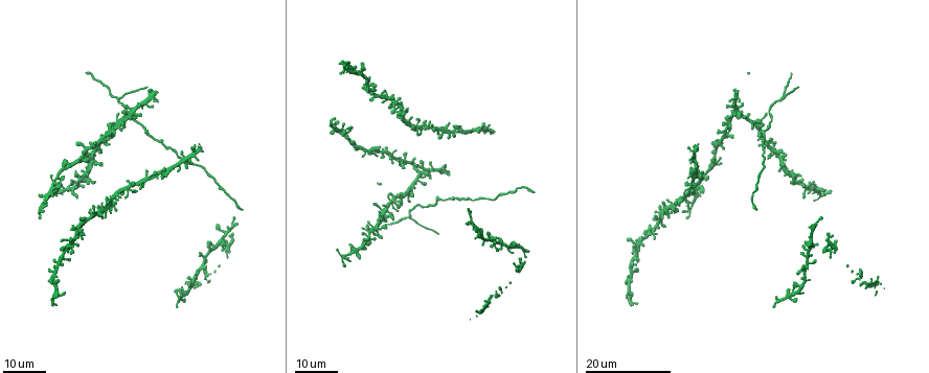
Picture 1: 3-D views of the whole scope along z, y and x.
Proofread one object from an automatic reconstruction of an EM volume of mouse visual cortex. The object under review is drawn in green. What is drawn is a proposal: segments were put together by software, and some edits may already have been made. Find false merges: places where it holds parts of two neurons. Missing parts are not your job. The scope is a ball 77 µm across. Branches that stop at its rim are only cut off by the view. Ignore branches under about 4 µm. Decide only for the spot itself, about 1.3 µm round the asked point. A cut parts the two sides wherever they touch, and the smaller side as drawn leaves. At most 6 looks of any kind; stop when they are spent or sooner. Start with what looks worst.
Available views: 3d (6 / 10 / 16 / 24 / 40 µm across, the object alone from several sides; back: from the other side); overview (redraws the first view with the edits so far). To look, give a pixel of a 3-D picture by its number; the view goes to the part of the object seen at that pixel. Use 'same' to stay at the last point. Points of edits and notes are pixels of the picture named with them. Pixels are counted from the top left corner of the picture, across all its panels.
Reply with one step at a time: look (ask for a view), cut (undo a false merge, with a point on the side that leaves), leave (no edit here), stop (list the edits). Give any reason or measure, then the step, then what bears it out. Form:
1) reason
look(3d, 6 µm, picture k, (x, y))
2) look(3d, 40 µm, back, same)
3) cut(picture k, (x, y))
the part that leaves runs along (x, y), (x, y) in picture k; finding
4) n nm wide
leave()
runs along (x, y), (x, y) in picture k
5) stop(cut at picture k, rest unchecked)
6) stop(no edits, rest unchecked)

look(3d, 16 µm, picture 1, (218, 245))

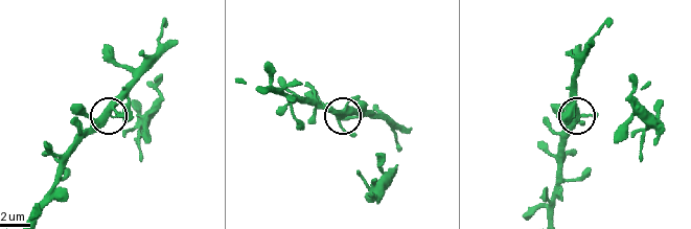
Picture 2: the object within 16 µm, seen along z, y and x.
look(3d, 10 µm, picture 2, (588, 117))

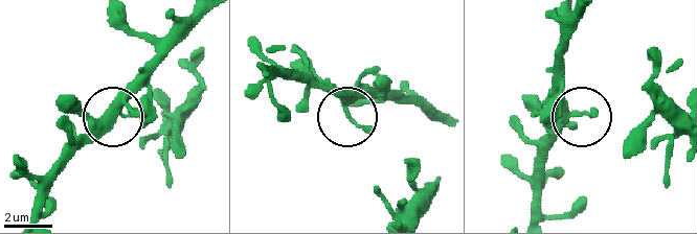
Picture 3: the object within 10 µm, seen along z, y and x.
leave()
all the same neuron

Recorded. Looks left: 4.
branch point
look(3d, 24 µm, picture 1, (115, 98))

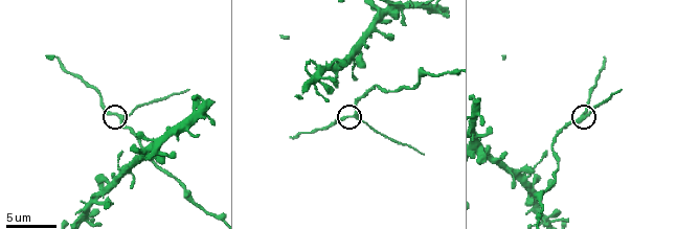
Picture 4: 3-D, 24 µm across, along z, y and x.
look(3d, 6 µm, picture 4, (119, 114))

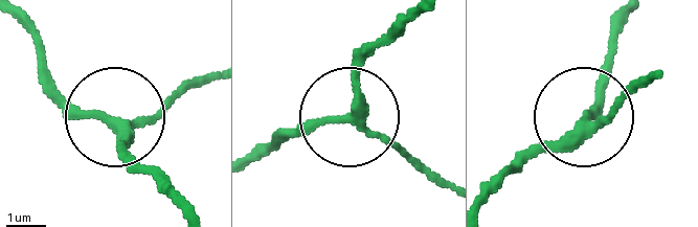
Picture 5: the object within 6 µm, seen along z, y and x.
leave()
runs along (181, 204), (125, 148), (117, 117), (151, 120), (198, 77) in picture 5; one neuron here

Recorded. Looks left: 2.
stop(no edits, rest unchecked)

